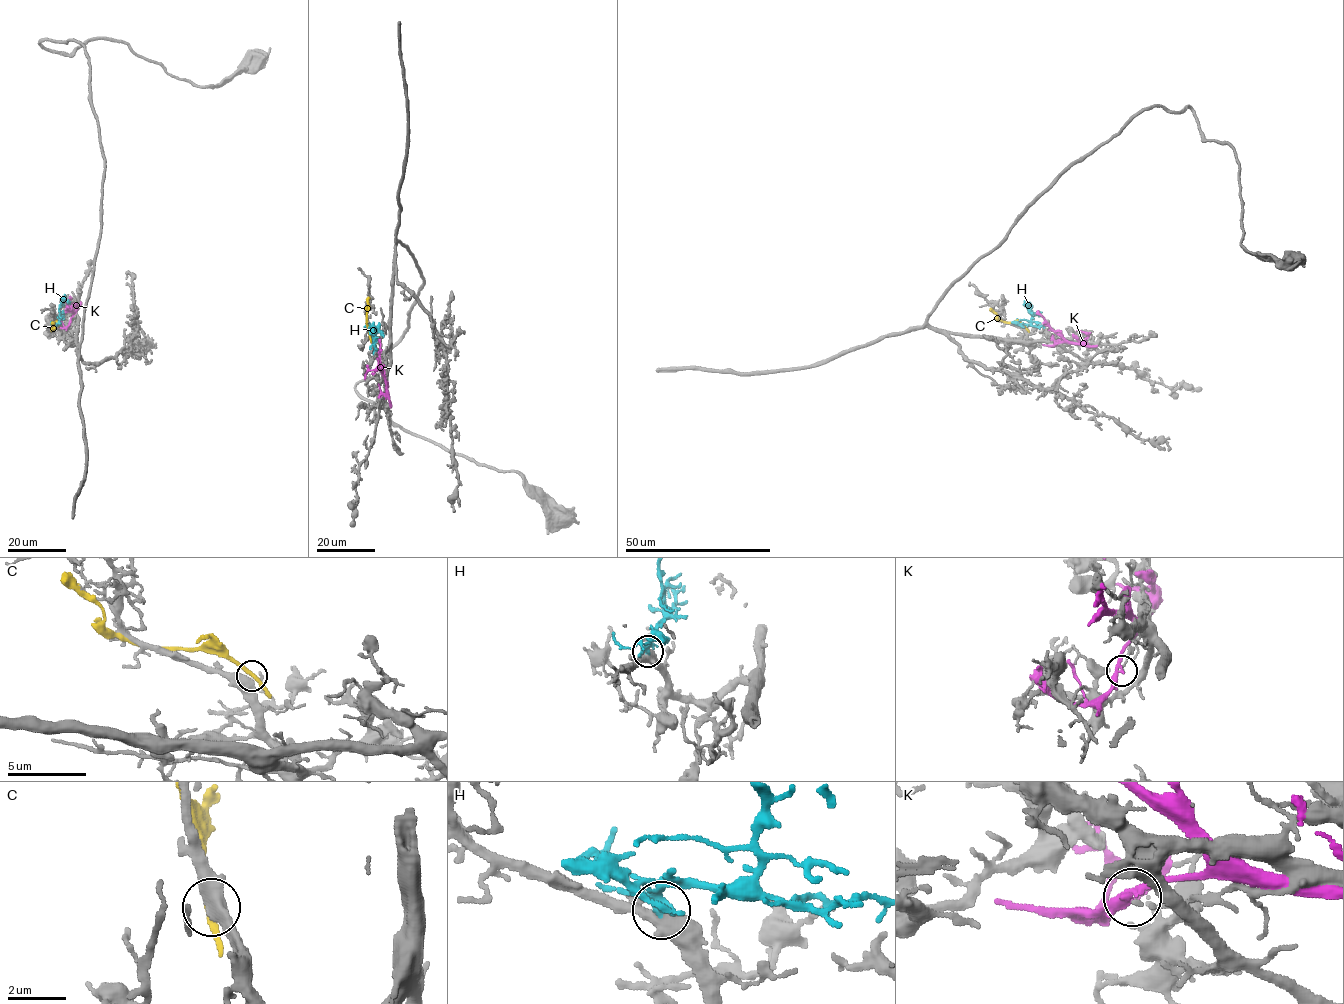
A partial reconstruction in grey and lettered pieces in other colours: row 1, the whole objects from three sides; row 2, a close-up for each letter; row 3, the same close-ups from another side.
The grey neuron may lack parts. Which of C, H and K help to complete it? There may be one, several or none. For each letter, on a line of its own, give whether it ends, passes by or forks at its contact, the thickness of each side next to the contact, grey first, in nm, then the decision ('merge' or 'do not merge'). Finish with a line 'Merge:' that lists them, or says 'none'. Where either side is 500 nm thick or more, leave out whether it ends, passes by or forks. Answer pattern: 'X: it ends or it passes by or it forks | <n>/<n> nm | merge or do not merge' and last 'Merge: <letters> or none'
C: it passes by | 480/240 nm | do not merge
H: it passes by | 480/280 nm | merge
K: it passes by | 110/300 nm | do not merge
Merge: H

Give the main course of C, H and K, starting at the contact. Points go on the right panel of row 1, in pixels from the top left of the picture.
C: (1025, 328), (1002, 321), (990, 308)
H: (1021, 327), (1031, 322), (1028, 305), (1024, 300)
K: (1056, 344), (1082, 343), (1088, 335), (1077, 330)

